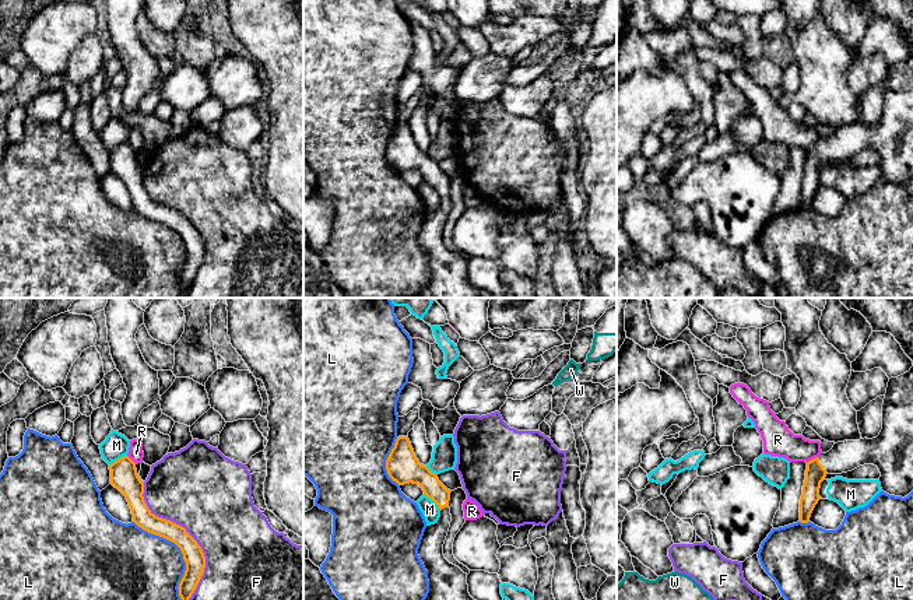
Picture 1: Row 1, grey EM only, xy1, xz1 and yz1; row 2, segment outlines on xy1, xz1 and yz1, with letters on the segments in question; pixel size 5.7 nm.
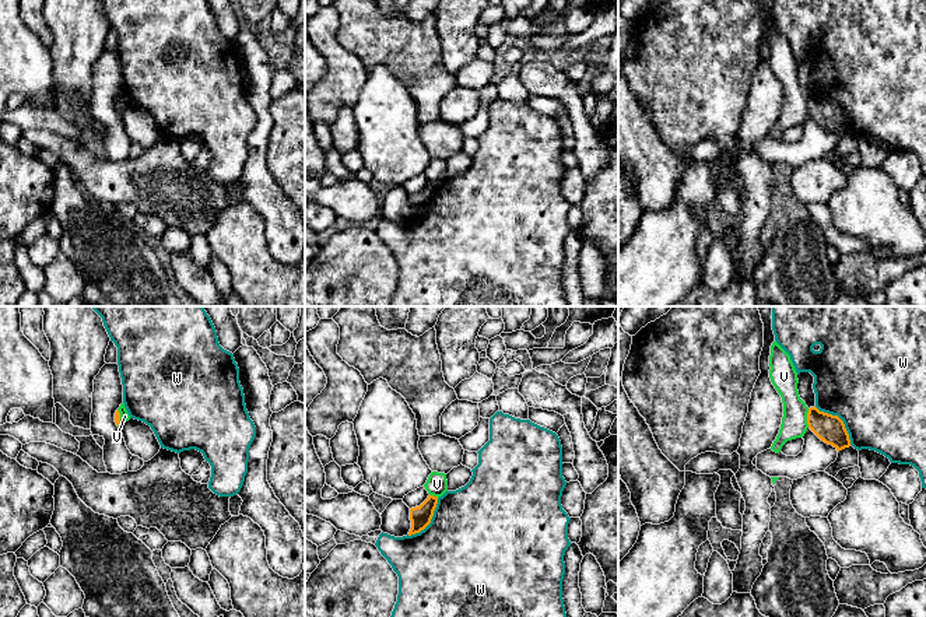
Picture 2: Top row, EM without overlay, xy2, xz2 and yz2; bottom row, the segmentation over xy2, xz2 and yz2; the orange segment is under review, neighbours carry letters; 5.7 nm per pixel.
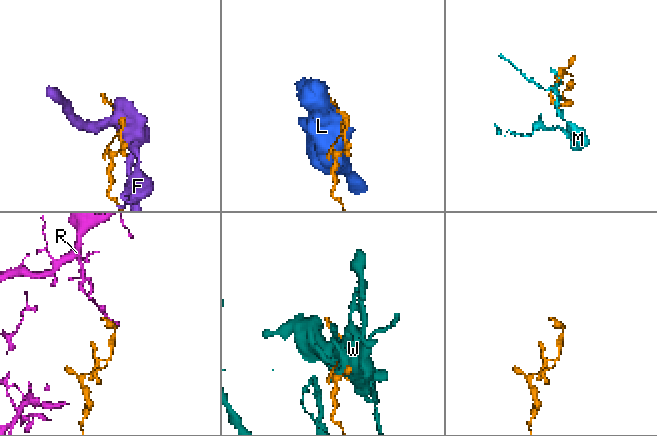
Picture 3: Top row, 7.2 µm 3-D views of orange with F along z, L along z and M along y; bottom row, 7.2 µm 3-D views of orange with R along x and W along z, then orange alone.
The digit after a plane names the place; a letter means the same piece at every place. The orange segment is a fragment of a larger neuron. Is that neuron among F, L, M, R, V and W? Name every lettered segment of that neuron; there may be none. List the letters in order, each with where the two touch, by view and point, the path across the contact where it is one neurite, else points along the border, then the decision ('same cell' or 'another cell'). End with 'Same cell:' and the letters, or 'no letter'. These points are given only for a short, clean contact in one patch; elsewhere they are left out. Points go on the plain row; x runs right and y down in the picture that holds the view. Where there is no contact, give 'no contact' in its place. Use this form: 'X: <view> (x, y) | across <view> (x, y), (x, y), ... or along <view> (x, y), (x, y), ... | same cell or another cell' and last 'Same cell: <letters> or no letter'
F: xy1 (193, 225) | another cell
L: xy1 (183, 242) | another cell
M: xz1 (432, 186) | along xz1 (424, 179), (441, 196) | another cell
R: yz1 (813, 146) | along yz1 (818, 143), (807, 150) | another cell
V: yz2 (807, 105) | along yz2 (809, 95), (807, 114) | another cell
W: yz2 (841, 107) | another cell
Same cell: no letter

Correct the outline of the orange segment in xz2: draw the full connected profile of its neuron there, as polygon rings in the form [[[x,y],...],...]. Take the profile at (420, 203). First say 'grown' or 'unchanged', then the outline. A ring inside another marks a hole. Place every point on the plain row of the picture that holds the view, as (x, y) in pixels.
unchanged; [[[428,182],[428,185],[420,193],[410,196],[411,215],[408,222],[420,220],[431,210],[436,190],[438,183]]]

